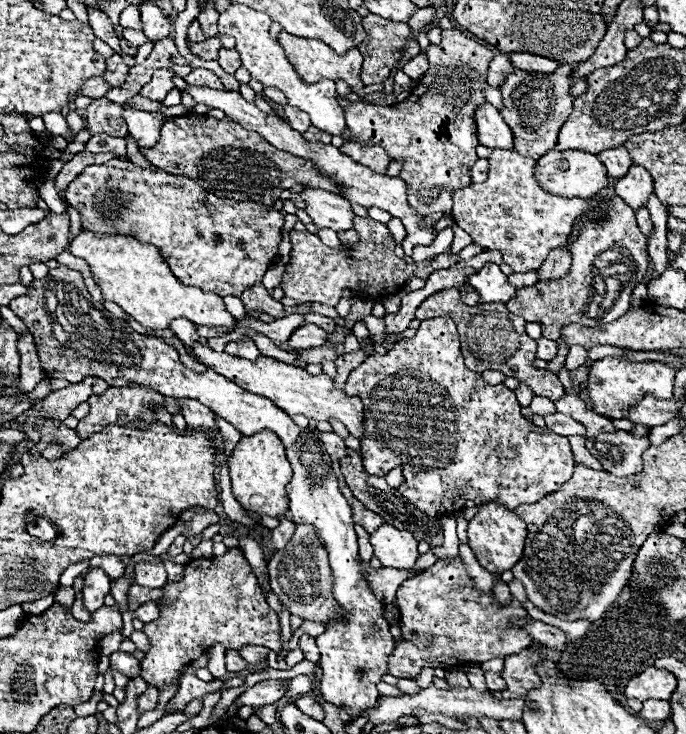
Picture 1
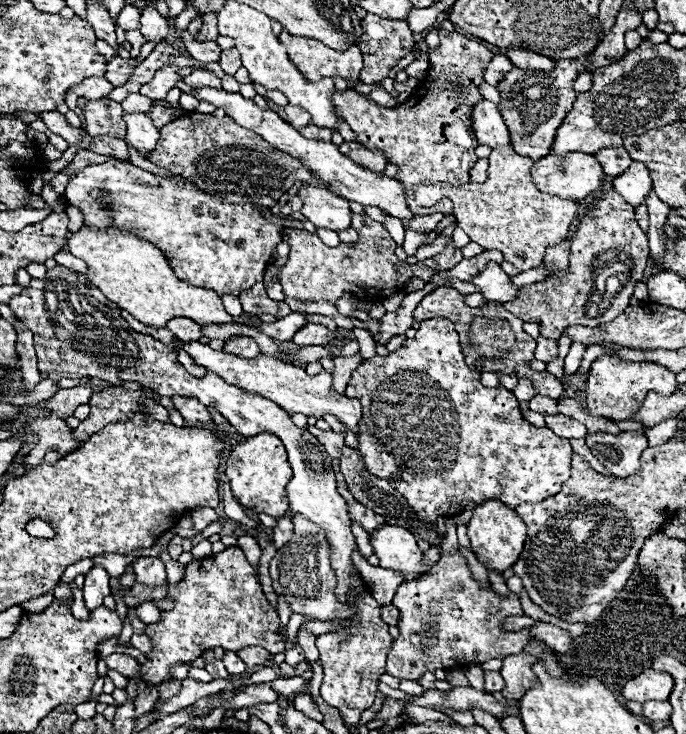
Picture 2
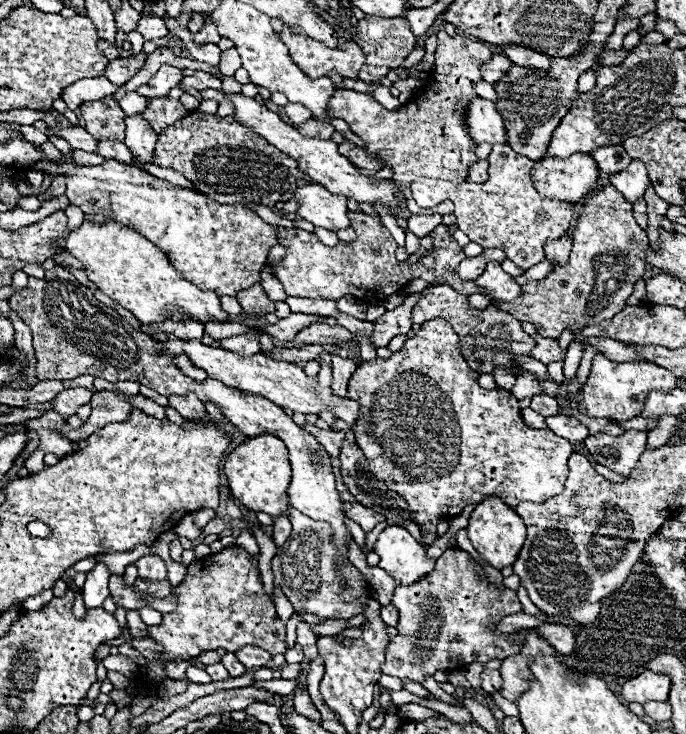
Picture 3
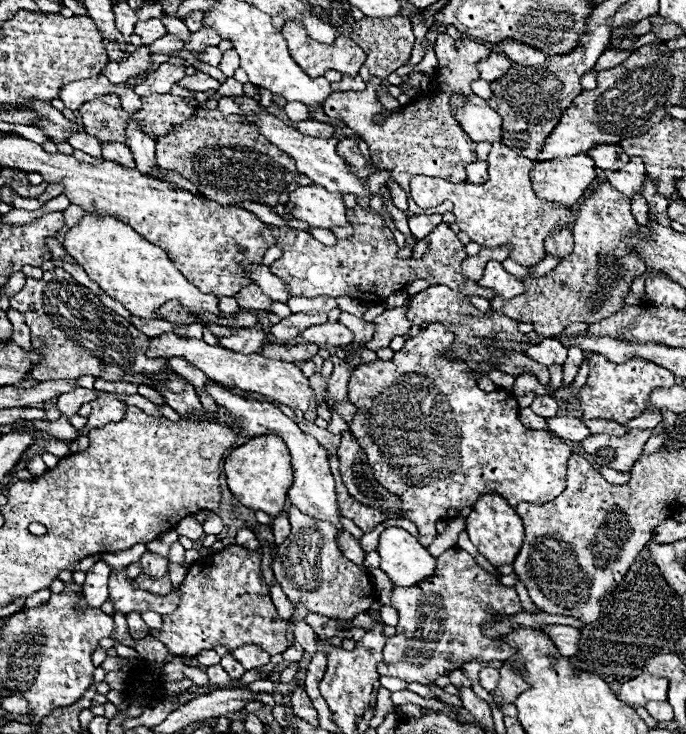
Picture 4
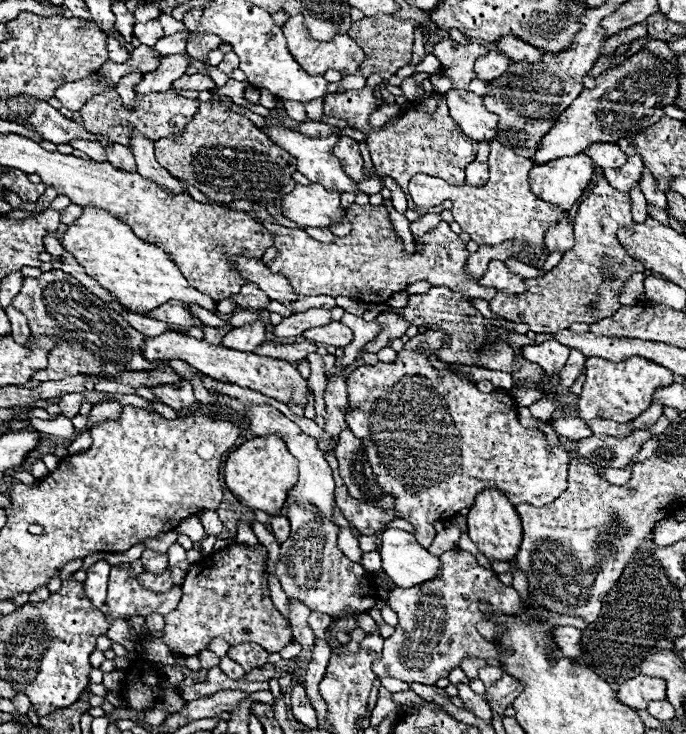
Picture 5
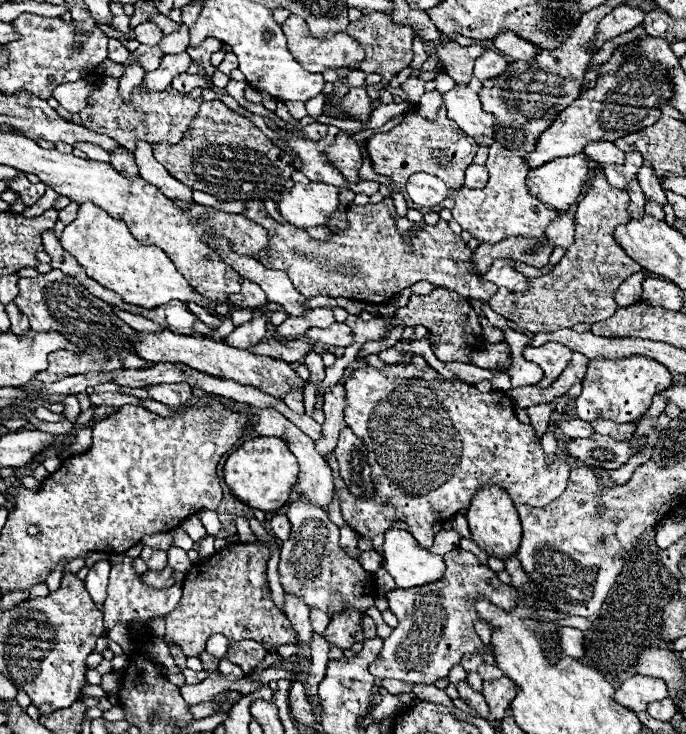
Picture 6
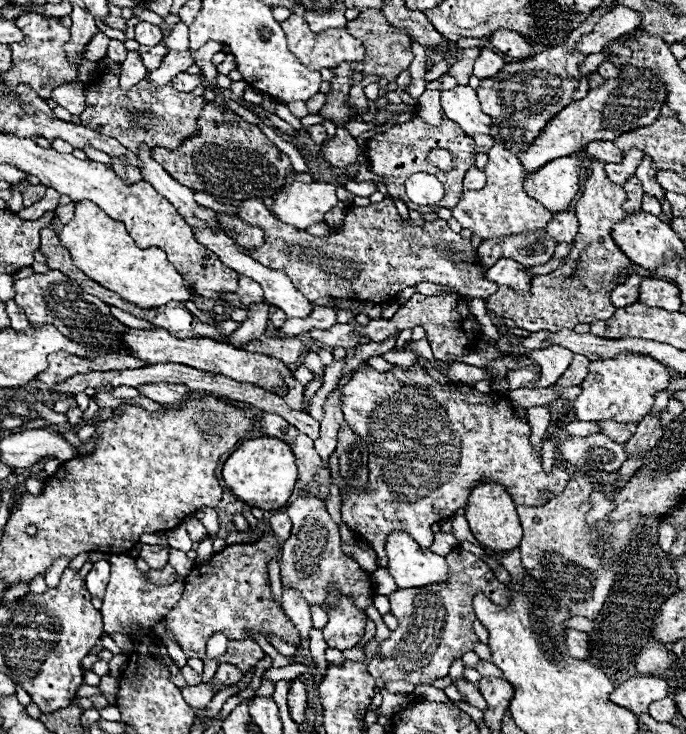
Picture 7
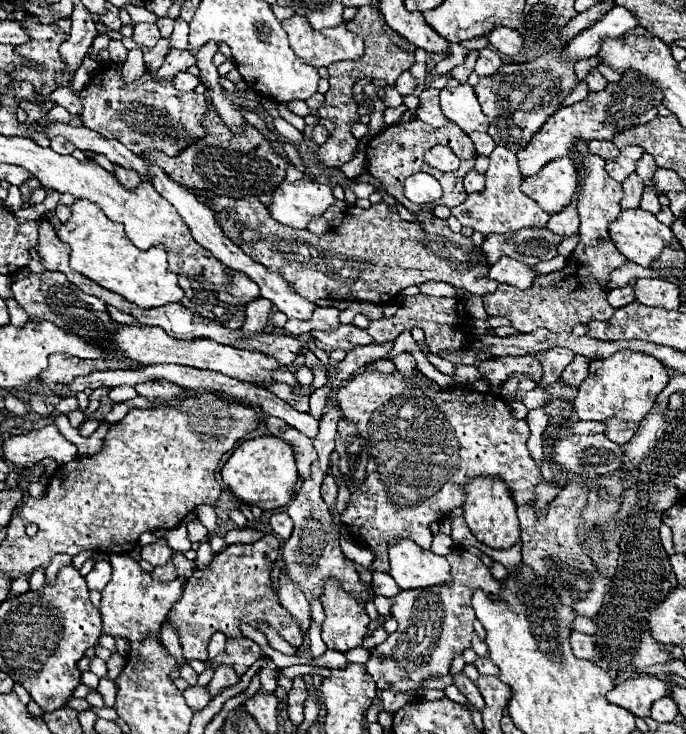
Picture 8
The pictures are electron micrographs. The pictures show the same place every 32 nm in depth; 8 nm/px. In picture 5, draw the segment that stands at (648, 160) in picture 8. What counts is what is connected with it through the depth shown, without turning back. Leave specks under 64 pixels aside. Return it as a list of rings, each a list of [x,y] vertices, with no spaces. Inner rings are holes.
[[[648,168],[642,170],[640,188],[642,188],[642,194],[646,196],[648,204],[654,204],[658,208],[666,208],[666,196],[664,196],[664,192],[660,192],[660,188],[656,184],[656,178],[648,172]]]

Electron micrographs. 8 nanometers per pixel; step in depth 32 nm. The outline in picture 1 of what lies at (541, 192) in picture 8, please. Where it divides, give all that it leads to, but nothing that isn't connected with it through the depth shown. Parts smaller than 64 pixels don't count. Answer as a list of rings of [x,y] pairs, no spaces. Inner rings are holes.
[[[550,150],[540,160],[536,160],[534,176],[540,188],[544,188],[546,192],[552,192],[556,196],[568,196],[568,198],[576,198],[576,196],[588,198],[608,186],[608,174],[604,164],[598,160],[596,154],[588,154],[582,150],[570,150],[570,152]]]

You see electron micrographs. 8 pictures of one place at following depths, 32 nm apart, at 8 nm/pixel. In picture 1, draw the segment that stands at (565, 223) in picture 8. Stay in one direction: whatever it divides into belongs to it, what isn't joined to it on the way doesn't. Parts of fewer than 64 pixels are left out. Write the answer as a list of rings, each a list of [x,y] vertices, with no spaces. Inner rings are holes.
[[[564,244],[564,248],[552,250],[544,264],[540,266],[540,282],[548,280],[560,280],[570,270],[570,248]]]

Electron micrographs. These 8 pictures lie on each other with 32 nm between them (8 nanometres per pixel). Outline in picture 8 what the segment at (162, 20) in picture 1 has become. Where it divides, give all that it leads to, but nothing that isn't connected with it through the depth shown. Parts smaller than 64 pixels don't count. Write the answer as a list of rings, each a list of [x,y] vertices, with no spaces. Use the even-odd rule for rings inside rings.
[[[136,22],[132,26],[132,40],[138,44],[138,48],[152,48],[160,40],[160,32],[156,24]]]

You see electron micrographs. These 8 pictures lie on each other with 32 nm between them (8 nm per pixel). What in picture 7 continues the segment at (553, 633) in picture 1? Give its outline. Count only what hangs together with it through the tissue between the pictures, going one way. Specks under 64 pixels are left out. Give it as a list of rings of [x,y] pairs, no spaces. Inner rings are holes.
[[[568,628],[568,630],[566,630],[566,644],[568,644],[570,656],[574,656],[574,658],[586,660],[586,658],[592,656],[592,650],[590,650],[590,636],[584,634],[584,632],[578,632],[578,630]]]

